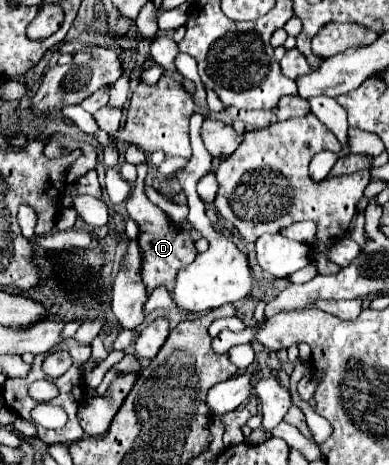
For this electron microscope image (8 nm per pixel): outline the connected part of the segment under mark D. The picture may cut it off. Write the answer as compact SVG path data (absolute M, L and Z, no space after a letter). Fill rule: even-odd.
M135 182L129 198L125 200L125 208L127 208L129 218L133 218L139 224L139 248L141 248L143 260L145 260L141 274L147 284L147 292L151 292L155 286L167 286L167 290L173 290L177 270L191 264L197 254L191 236L185 230L177 228L159 206L151 204L147 200L141 182Z

